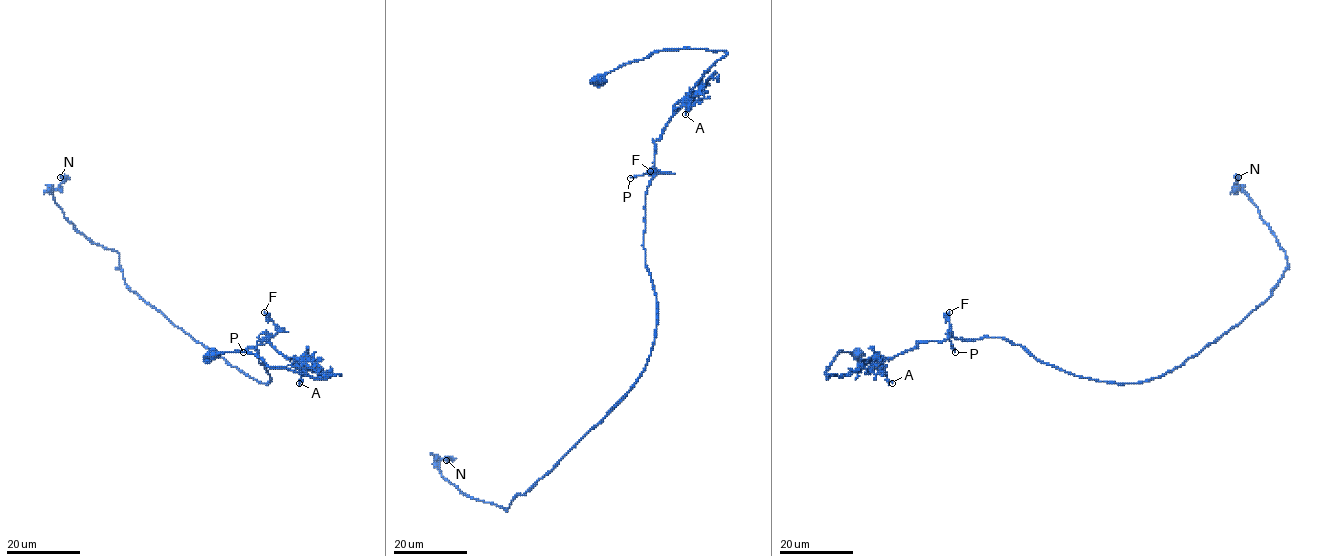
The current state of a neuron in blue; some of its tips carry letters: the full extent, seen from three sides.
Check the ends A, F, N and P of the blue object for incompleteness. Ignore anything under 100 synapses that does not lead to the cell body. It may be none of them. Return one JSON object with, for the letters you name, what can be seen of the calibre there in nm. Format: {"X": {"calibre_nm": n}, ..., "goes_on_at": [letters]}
{"goes_on_at": []}

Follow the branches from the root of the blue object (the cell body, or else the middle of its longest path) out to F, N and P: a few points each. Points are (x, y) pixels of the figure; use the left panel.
F: (209, 353), (254, 353), (316, 379), (340, 374), (276, 350), (267, 341), (277, 327), (264, 312)
N: (209, 353), (340, 374), (258, 337), (264, 384), (197, 342), (64, 216), (60, 177)
P: (209, 353), (254, 353), (270, 367), (316, 379), (340, 374), (325, 376), (288, 359), (267, 339), (243, 352)

